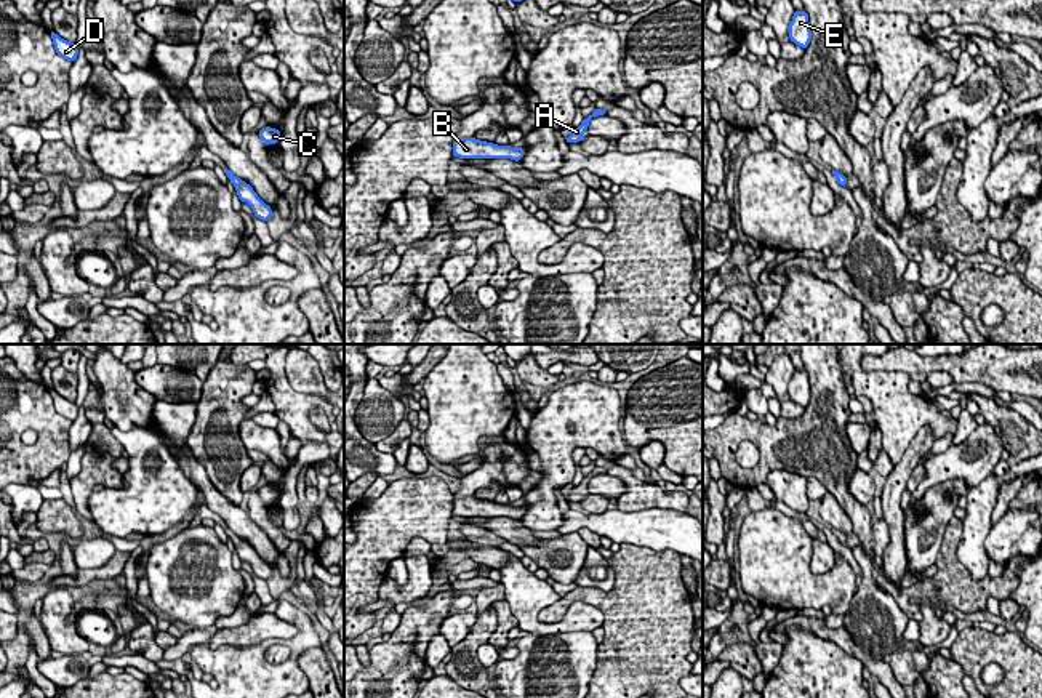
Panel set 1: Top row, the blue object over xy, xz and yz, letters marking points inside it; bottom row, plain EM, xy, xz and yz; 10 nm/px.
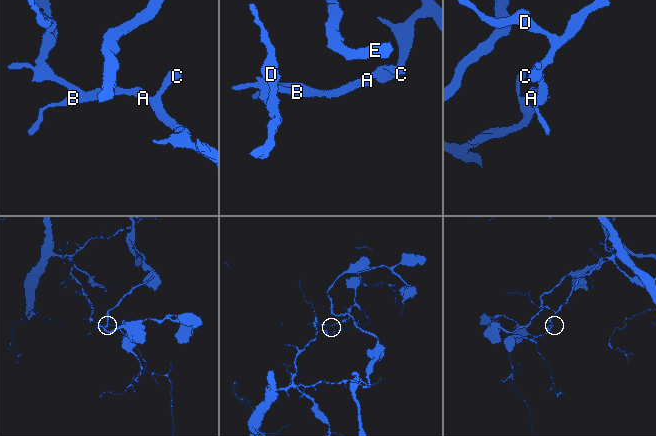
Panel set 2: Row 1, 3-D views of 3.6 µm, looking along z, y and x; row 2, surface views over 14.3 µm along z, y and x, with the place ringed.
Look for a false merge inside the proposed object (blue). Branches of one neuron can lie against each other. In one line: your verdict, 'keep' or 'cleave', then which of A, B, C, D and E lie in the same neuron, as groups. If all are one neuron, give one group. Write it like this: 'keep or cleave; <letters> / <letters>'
keep; A B C D E

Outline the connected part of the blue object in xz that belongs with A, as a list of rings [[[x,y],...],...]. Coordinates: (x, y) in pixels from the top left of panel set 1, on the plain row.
[[[595,467],[589,475],[584,475],[583,482],[578,487],[573,487],[573,490],[570,491],[570,495],[565,496],[567,501],[581,501],[583,493],[589,487],[589,480],[594,475],[599,475],[599,474],[607,474],[607,469],[605,467]]]

